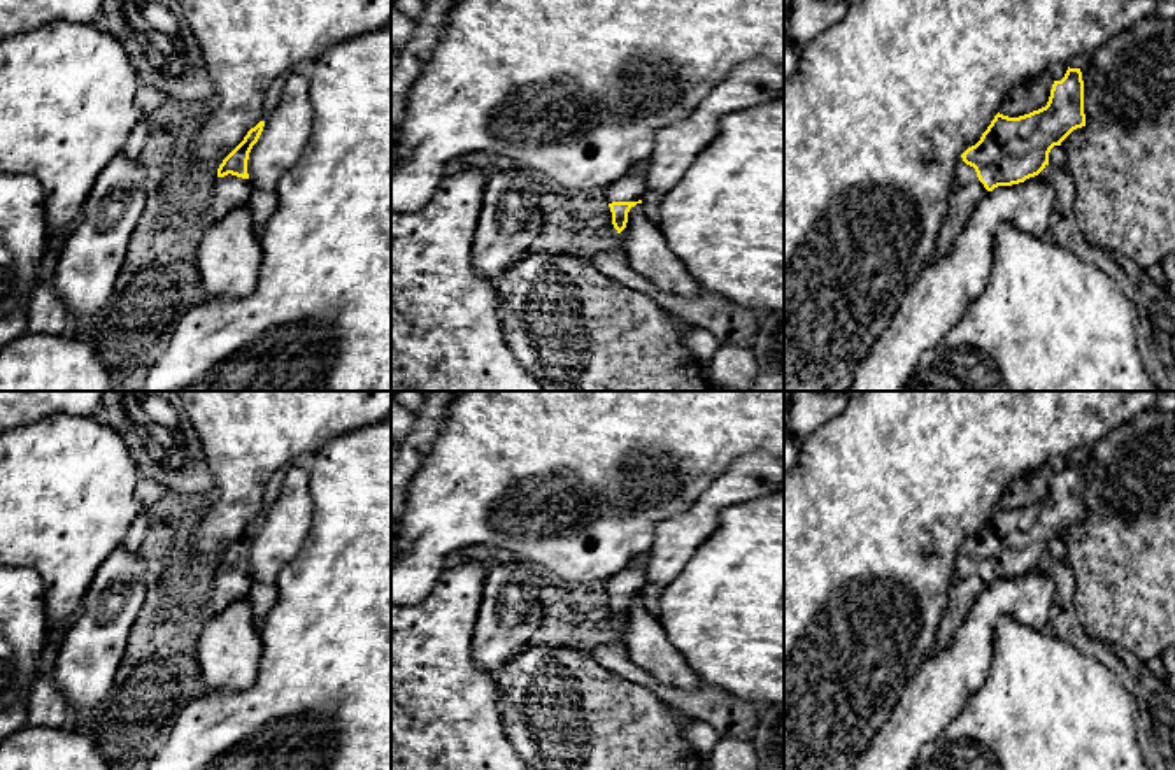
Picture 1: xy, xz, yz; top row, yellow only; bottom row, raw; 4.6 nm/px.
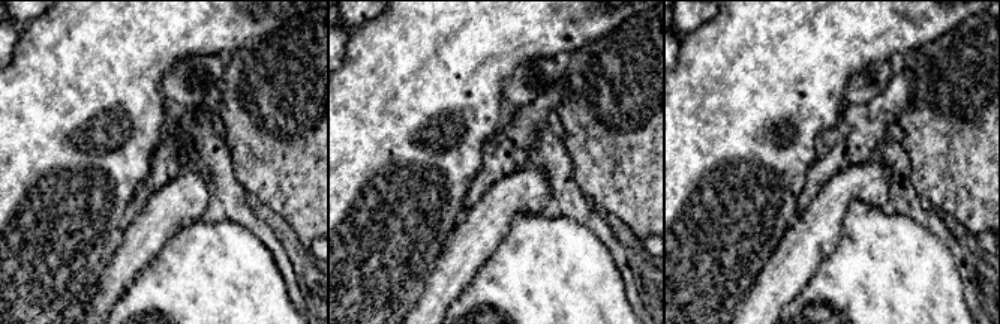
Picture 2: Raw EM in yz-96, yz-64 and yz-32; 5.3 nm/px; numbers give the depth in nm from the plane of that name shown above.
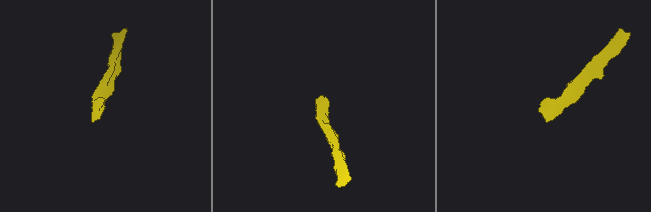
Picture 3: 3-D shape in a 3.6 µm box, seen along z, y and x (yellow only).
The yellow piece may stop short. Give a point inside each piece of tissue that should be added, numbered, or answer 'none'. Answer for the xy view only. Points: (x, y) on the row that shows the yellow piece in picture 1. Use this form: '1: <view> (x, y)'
1: xy (228, 192)

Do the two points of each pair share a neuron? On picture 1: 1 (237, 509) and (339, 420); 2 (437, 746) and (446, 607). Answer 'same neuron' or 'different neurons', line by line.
1: same neuron
2: same neuron

